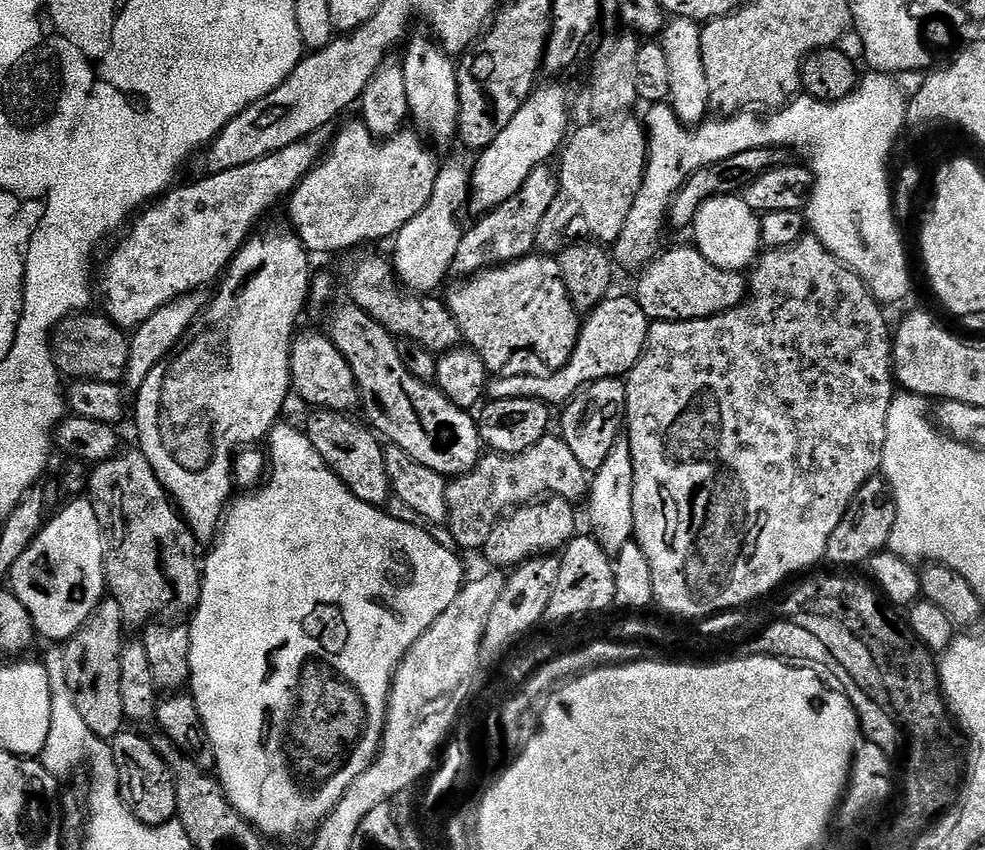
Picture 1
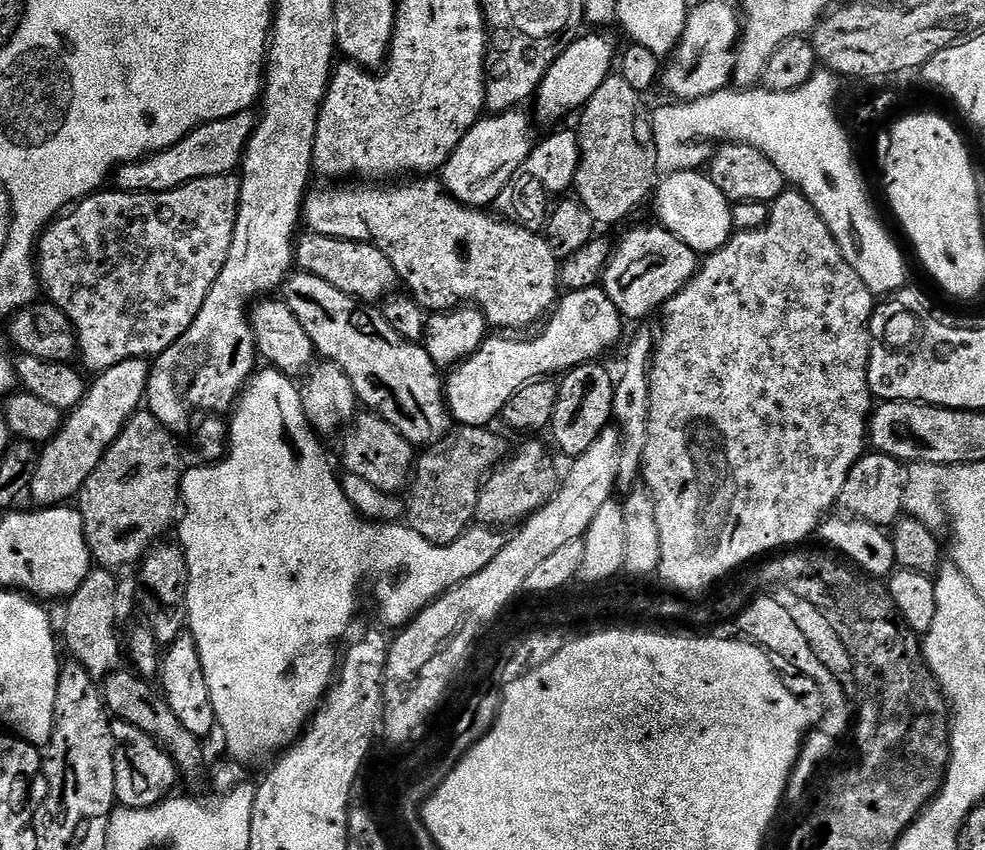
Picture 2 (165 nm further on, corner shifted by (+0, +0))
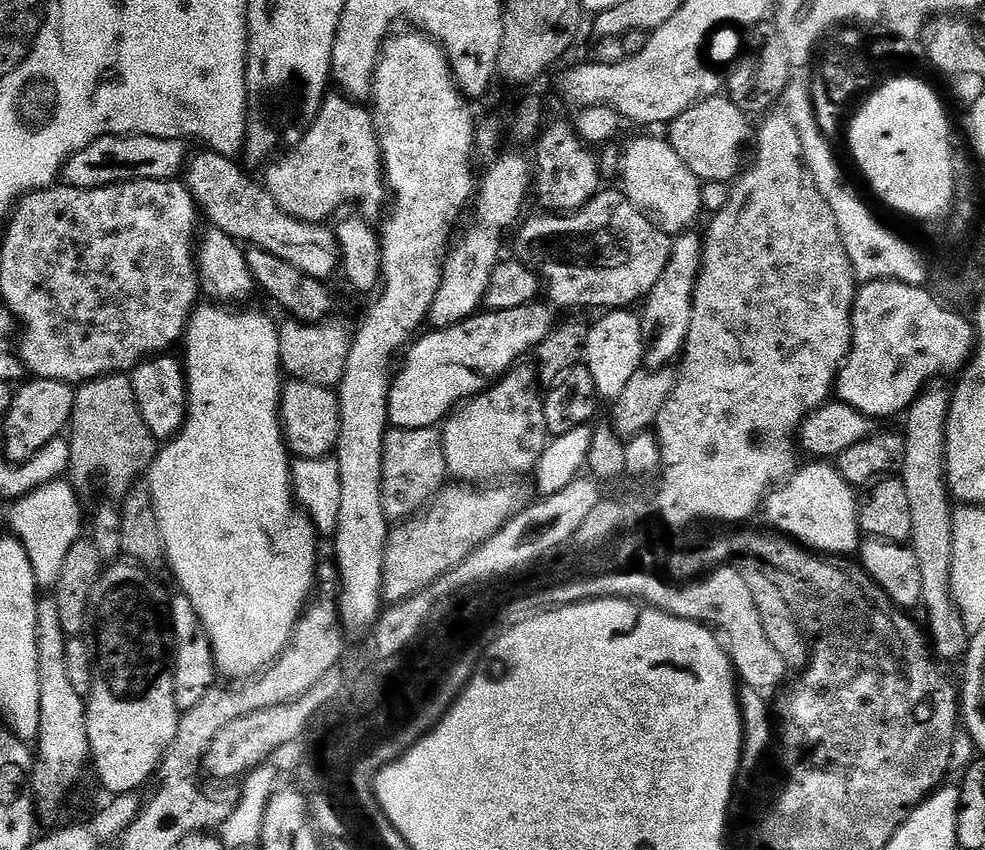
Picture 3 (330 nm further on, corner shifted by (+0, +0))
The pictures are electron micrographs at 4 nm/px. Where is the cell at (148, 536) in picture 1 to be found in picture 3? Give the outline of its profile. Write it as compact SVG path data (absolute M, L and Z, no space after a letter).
M124 374L100 376L76 388L70 441L72 447L70 483L80 494L85 494L91 488L97 488L98 491L105 492L108 496L117 496L117 498L127 496L133 484L151 469L158 451L158 441L140 417L131 379Z

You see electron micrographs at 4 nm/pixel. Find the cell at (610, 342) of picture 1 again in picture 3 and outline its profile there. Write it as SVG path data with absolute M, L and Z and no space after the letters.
M533 302L518 310L484 310L453 328L425 331L407 349L408 357L395 373L388 395L389 425L402 430L443 425L457 408L507 376L508 371L527 357L524 355L528 351L529 355L539 348L553 330L552 315L553 309L547 303Z

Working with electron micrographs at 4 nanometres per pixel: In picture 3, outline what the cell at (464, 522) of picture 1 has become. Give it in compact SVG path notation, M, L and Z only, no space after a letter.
M392 428L384 439L382 458L382 510L389 522L407 522L423 513L449 479L444 442L436 428Z

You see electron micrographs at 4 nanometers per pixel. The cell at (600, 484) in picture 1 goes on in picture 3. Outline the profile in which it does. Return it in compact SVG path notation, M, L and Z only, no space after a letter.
M681 234L675 237L670 262L666 262L666 270L662 270L662 278L654 286L654 290L643 301L642 309L639 313L641 322L641 334L644 339L644 363L643 367L648 370L659 370L669 367L683 353L684 343L690 334L690 322L692 321L692 299L696 289L696 279L700 273L700 263L704 257L704 245L701 237L693 234Z

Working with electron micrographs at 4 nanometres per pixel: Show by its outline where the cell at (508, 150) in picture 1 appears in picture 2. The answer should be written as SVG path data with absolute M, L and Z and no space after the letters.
M581 34L569 48L563 49L560 57L550 66L546 78L542 78L540 88L536 91L534 105L536 112L544 120L560 120L567 112L583 109L588 100L613 74L612 59L617 59L618 50L604 36L587 36Z

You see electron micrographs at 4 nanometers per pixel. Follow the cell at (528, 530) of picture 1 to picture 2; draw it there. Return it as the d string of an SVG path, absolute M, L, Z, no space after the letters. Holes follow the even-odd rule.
M528 438L516 453L509 455L485 479L478 498L476 516L484 526L519 525L534 515L544 504L552 499L558 487L558 475L548 452L539 444L539 439ZM512 456L512 457L511 457Z

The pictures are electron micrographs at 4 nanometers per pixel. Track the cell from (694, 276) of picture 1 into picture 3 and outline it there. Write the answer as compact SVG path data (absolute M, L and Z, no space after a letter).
M602 190L597 196L591 200L588 205L582 210L573 212L571 214L539 214L533 220L525 219L523 223L519 225L516 236L516 252L514 252L515 259L524 264L530 271L536 273L540 278L540 282L543 291L548 292L546 297L547 303L551 305L553 309L559 310L559 308L602 308L600 310L613 310L613 309L631 309L636 304L639 305L649 294L654 290L654 286L658 282L658 278L662 278L662 270L666 270L666 262L670 262L670 254L672 253L673 241L670 239L668 233L661 232L656 225L652 224L647 218L642 215L638 209L632 205L623 191L616 190L616 192L608 192L608 190Z

